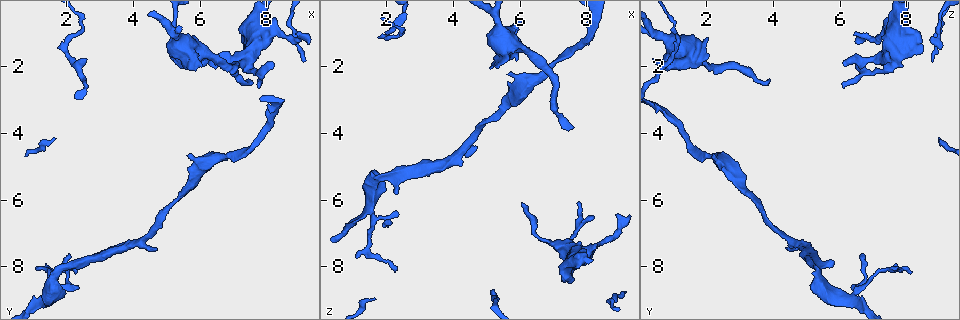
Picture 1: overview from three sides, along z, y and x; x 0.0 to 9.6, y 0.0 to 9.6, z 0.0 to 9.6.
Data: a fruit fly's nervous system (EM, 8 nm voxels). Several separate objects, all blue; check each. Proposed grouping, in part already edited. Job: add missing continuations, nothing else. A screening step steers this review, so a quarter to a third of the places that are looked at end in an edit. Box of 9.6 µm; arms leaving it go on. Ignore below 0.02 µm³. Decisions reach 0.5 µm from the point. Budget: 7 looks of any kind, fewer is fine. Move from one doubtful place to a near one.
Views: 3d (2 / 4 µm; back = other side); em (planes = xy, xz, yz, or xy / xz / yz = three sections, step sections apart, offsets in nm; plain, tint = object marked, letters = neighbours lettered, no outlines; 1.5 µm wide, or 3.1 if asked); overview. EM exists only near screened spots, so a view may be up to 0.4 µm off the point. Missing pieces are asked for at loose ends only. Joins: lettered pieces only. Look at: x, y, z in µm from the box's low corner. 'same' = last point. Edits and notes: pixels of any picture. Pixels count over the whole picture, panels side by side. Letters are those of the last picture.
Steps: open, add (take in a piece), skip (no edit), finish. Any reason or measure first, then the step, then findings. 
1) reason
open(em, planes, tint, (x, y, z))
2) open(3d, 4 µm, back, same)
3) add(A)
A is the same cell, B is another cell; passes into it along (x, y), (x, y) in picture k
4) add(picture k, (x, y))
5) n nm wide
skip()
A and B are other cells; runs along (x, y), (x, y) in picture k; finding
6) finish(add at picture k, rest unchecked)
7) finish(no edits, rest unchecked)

branch stops here
open(3d, 2 µm, (6.05, 1.80, 6.15))

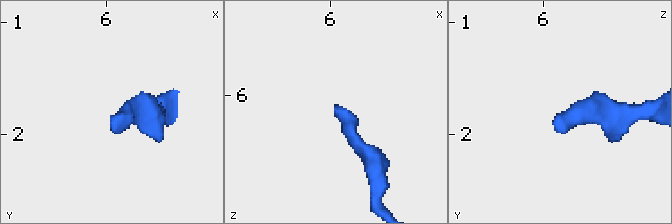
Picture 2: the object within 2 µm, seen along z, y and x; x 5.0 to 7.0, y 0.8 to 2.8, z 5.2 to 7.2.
now the EM
open(em, planes, letters, (6.02, 1.86, 6.10))

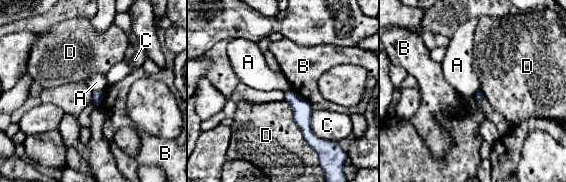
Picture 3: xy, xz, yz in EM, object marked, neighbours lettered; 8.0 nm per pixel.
skip()
A, B, C and D are other cells; runs along (287, 95), (302, 110), (314, 143) in picture 3; no lettered piece goes on from it

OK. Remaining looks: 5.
branch stops here
open(em, xz, step 4, letters, (7.65, 2.50, 3.85))

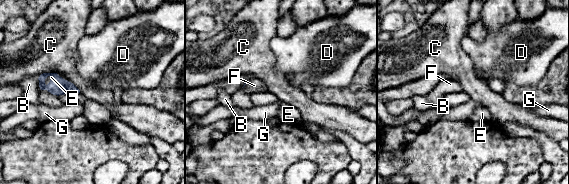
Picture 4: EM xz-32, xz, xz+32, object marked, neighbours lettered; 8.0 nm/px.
add(E)
E is the same cell, B, C, D, F and G are other cells; passes into it along (55, 87), (53, 78), (48, 78) in picture 4; it goes on there

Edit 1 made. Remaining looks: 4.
redraw
open(overview)

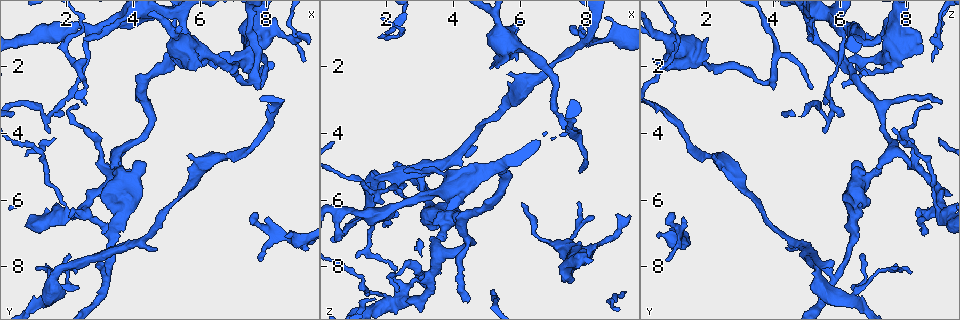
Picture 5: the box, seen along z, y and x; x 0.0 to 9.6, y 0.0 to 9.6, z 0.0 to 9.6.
an open end
open(3d, 4 µm, (2.30, 7.80, 5.90))

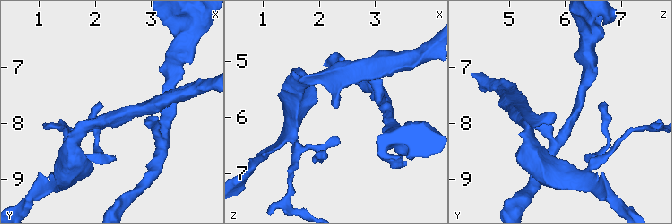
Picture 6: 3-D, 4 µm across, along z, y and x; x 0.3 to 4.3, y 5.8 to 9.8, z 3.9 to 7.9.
open(em, xz, step 4, letters, (2.35, 7.85, 5.85))

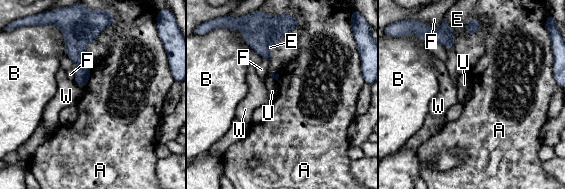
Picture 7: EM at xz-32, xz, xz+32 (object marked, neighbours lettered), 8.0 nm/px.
open(em, planes, letters, same)

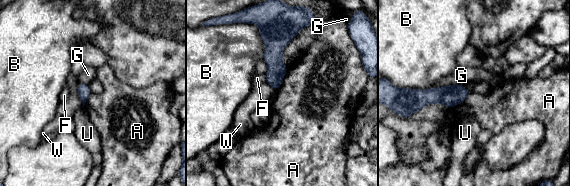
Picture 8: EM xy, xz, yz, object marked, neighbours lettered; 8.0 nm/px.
skip()
A, B, F, G, U and W are other cells; runs along (288, 37), (275, 50), (275, 86) in picture 8; no lettered piece goes on from it

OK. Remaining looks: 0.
finish(add at picture 4, rest unchecked)

